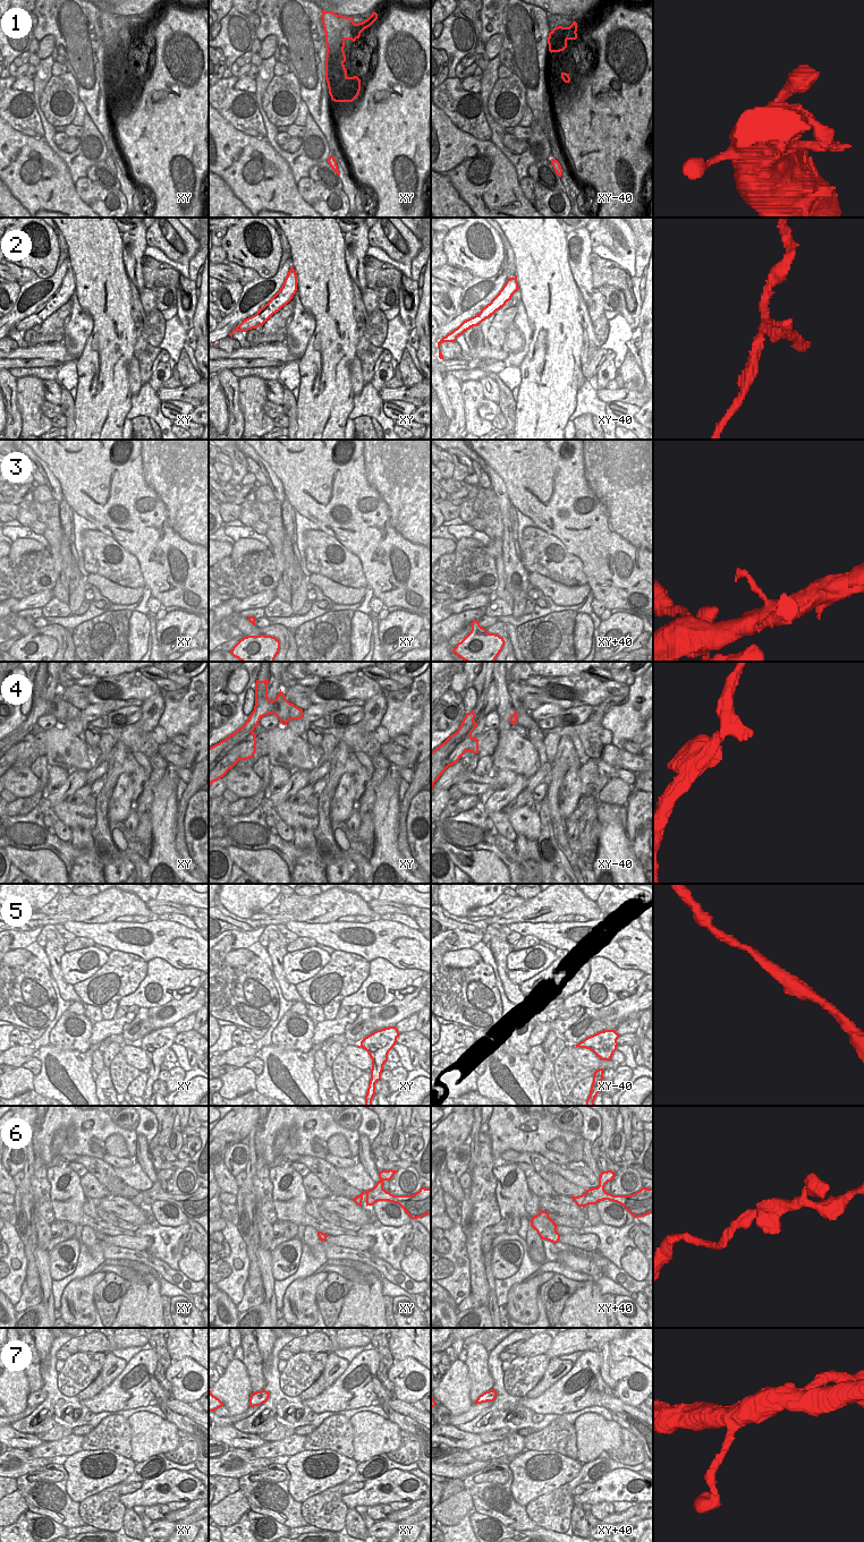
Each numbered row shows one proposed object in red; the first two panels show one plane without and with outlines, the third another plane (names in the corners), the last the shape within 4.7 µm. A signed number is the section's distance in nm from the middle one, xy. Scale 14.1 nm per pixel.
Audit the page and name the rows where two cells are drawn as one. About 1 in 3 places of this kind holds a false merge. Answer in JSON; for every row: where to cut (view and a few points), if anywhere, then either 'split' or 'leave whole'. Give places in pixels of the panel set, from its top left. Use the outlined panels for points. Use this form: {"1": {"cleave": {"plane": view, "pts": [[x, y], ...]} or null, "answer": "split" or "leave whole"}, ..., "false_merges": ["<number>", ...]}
{"1": {"cleave": null, "answer": "leave whole"}, "2": {"cleave": {"plane": "xy", "pts": [[265, 320], [260, 318], [254, 325], [237, 328]]}, "answer": "split"}, "3": {"cleave": null, "answer": "leave whole"}, "4": {"cleave": null, "answer": "leave whole"}, "5": {"cleave": null, "answer": "leave whole"}, "6": {"cleave": null, "answer": "leave whole"}, "7": {"cleave": {"plane": "xy+40", "pts": [[485, 1391], [490, 1400]]}, "answer": "split"}, "false_merges": ["2", "7"]}

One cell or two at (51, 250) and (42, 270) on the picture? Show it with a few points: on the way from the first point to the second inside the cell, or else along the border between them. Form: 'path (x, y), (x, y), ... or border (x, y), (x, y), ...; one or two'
path (47, 255), (43, 258), (43, 265); one

